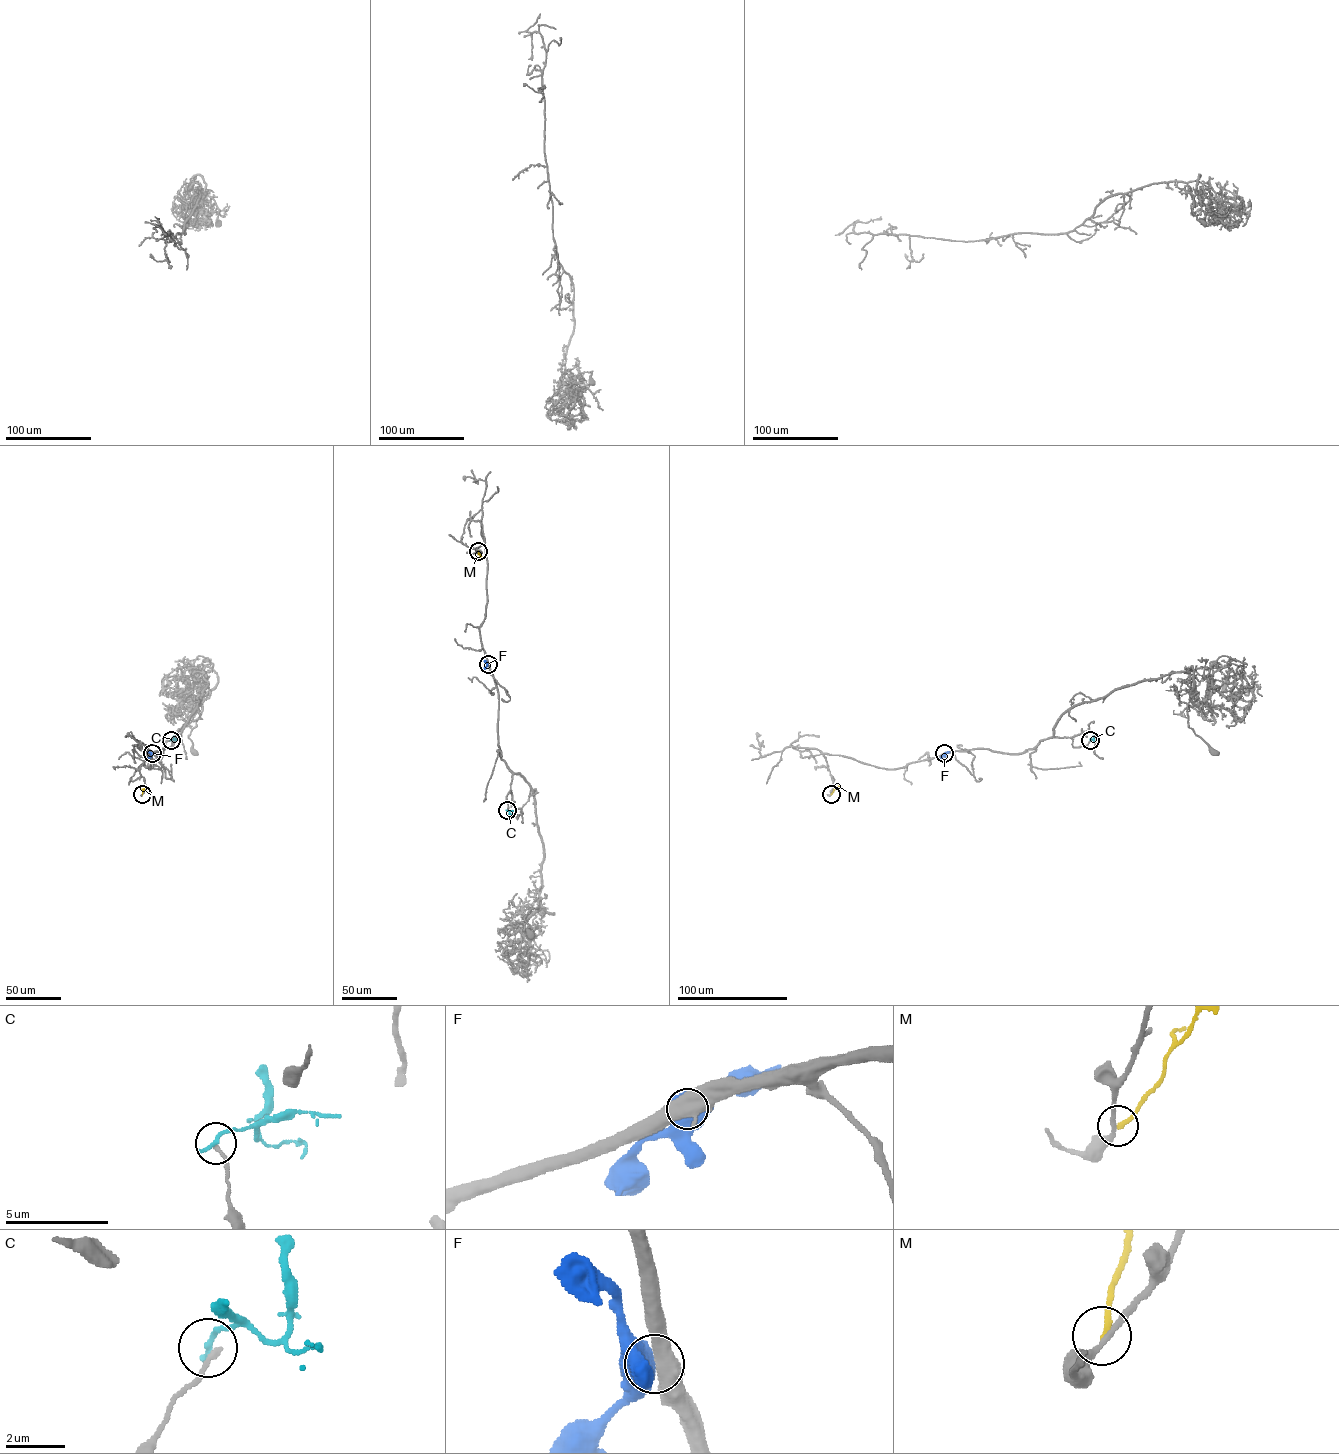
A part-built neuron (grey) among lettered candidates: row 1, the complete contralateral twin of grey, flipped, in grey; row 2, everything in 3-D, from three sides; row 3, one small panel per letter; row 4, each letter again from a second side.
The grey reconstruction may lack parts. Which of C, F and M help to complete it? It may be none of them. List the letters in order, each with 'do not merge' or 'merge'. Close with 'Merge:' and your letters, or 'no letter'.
C: do not merge
F: do not merge
M: do not merge
Merge: no letter

